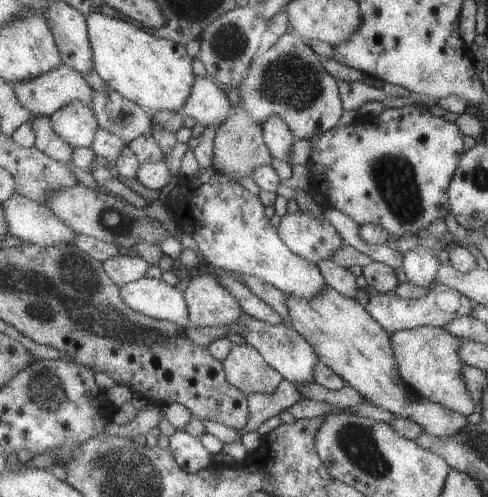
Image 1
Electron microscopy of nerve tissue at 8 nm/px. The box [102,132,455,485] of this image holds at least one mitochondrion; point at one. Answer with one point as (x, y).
(399, 194)

